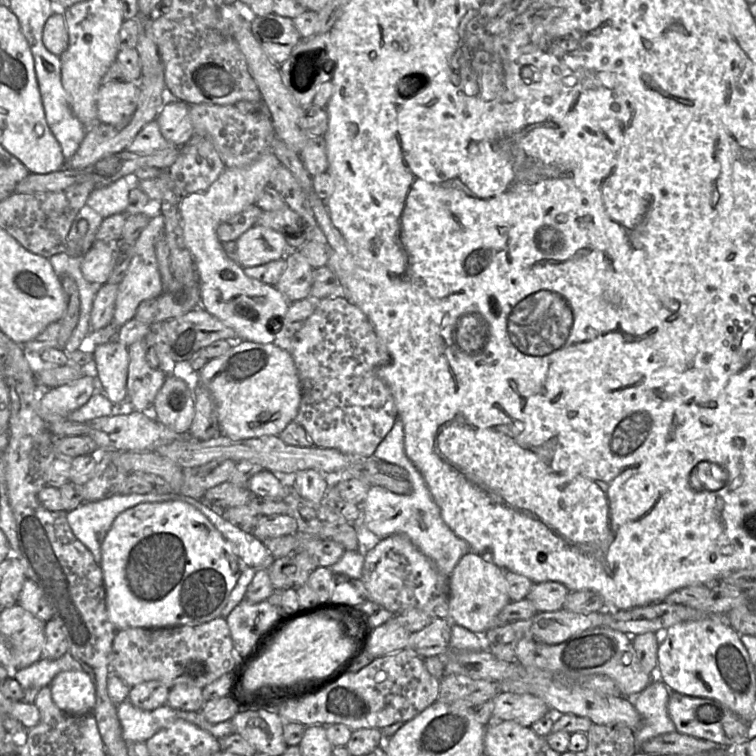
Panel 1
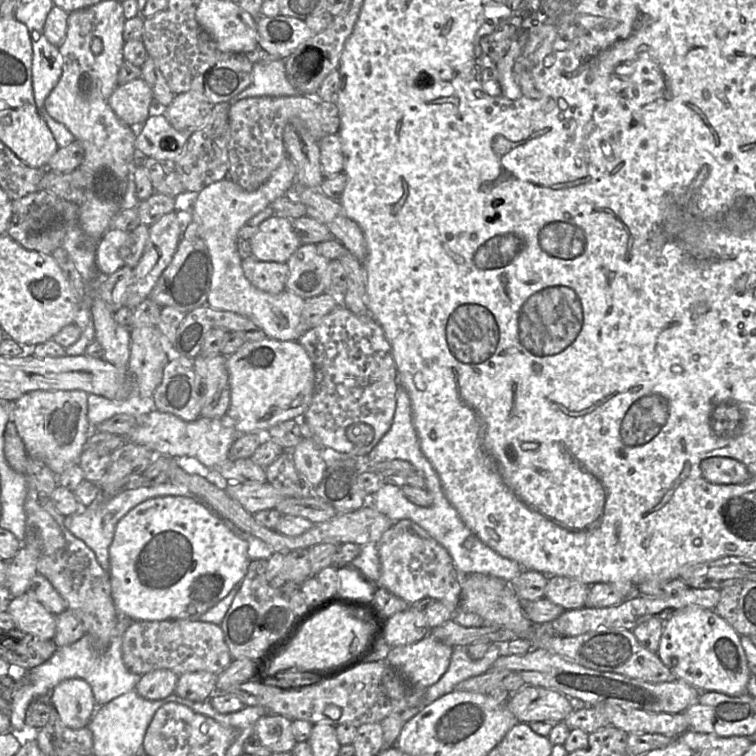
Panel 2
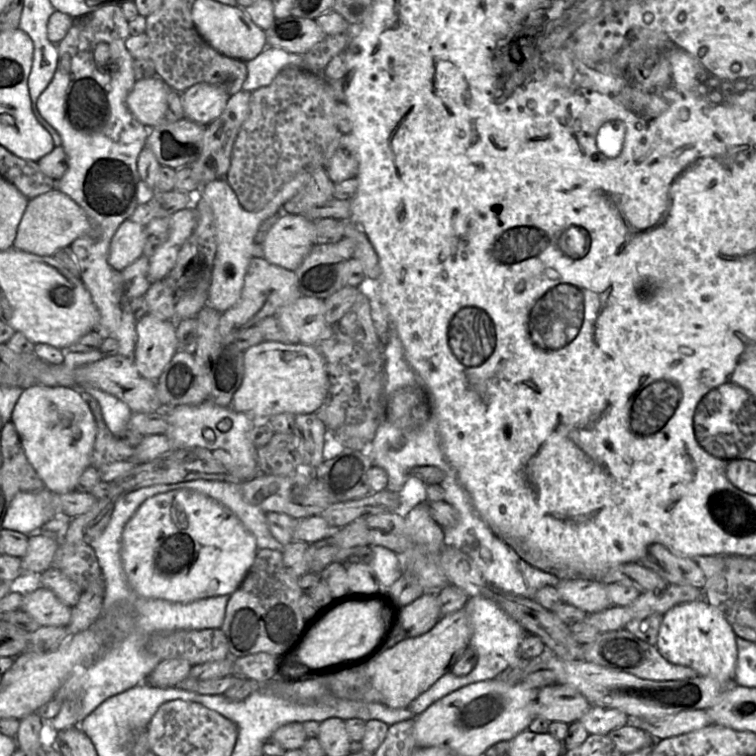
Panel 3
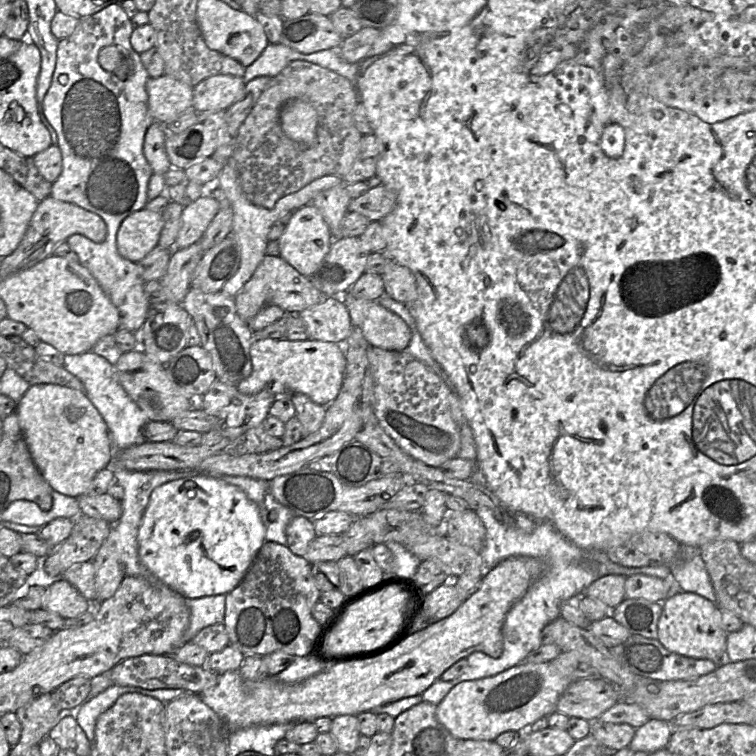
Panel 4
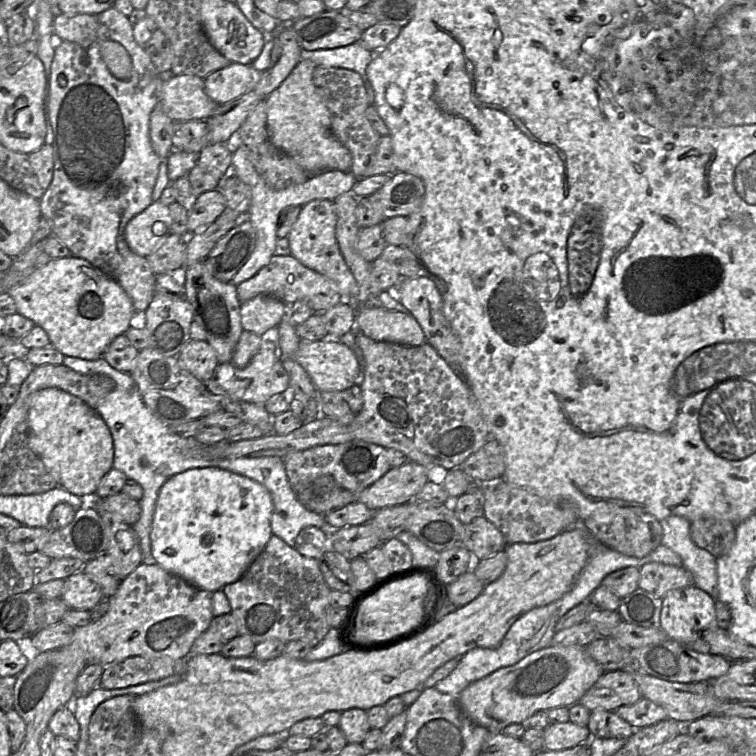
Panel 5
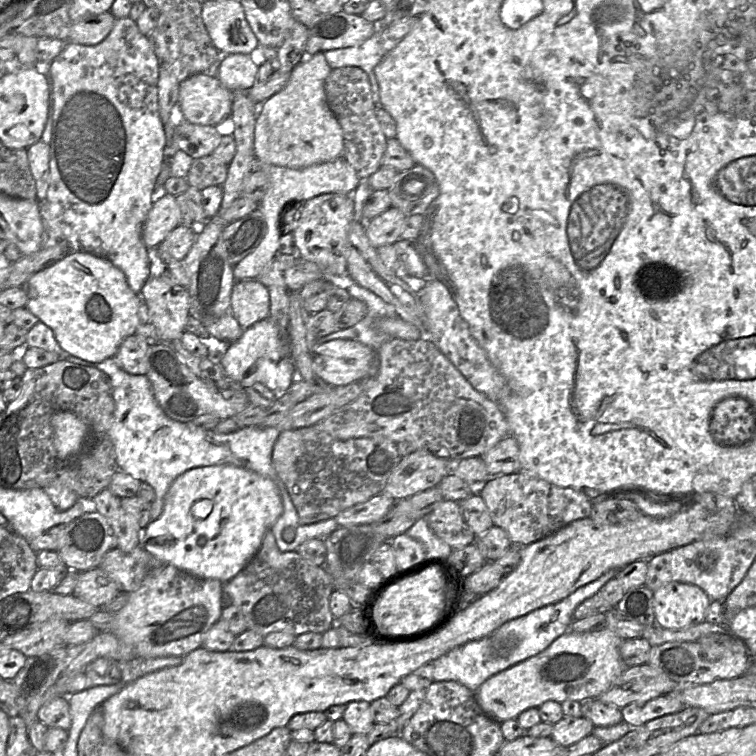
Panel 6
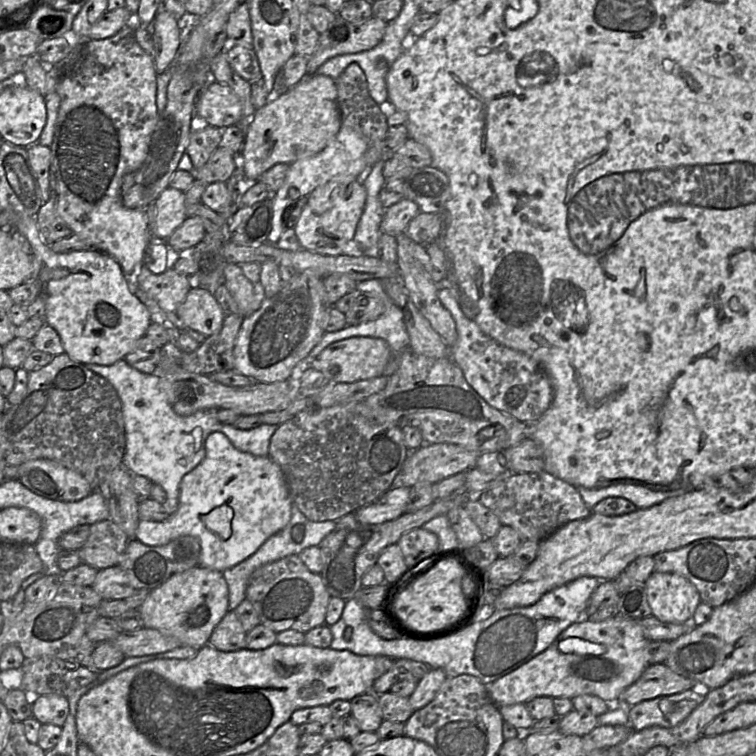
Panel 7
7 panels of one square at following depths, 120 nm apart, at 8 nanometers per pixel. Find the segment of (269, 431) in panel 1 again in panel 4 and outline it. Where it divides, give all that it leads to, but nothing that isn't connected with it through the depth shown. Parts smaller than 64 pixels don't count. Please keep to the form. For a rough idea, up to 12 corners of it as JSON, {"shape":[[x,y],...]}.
{"shape":[[258,339],[237,389],[327,407],[347,360],[334,342]]}

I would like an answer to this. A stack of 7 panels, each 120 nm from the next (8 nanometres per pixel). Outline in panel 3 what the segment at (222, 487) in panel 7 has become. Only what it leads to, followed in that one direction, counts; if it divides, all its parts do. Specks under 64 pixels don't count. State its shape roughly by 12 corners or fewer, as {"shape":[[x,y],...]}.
{"shape":[[207,495],[147,498],[121,559],[142,597],[232,594],[258,551]]}

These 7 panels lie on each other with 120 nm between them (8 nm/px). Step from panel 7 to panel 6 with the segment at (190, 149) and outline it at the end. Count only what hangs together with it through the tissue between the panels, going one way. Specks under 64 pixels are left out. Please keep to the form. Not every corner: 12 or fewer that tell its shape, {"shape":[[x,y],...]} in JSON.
{"shape":[[178,124],[172,137],[192,159],[210,155],[221,135],[215,126]]}

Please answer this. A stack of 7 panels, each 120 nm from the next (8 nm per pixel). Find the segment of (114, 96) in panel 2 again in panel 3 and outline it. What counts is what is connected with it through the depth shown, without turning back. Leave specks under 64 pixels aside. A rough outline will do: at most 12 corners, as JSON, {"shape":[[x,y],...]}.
{"shape":[[158,76],[138,80],[127,107],[141,124],[165,121],[171,89]]}

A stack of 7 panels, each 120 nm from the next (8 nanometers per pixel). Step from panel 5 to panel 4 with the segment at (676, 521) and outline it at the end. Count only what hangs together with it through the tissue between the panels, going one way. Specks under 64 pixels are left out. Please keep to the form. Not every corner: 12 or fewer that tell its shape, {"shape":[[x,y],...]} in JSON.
{"shape":[[681,546],[682,563],[671,568],[679,589],[715,603],[700,549]]}

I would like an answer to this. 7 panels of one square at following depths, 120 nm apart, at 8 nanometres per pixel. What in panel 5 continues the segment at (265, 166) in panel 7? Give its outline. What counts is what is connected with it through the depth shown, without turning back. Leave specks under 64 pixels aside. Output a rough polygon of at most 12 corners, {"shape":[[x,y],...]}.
{"shape":[[301,59],[266,99],[271,143],[306,172],[350,172]]}

